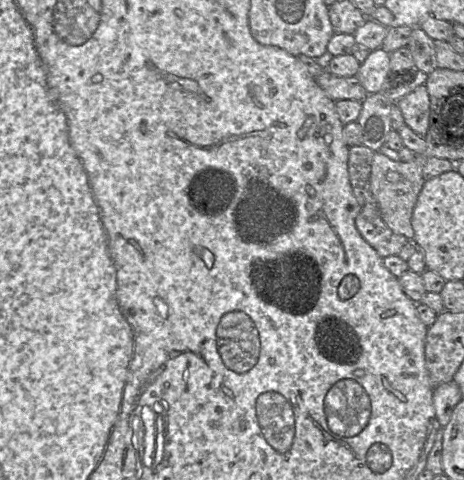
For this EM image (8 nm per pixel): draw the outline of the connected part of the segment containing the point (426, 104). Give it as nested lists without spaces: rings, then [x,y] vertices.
[[[425,85],[418,86],[414,91],[397,101],[405,124],[421,137],[425,137],[430,122],[430,98]]]

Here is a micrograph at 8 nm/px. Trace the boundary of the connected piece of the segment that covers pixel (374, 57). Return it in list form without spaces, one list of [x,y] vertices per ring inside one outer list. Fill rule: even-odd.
[[[378,48],[370,52],[355,77],[368,94],[373,94],[386,87],[386,81],[391,74],[390,53]]]

